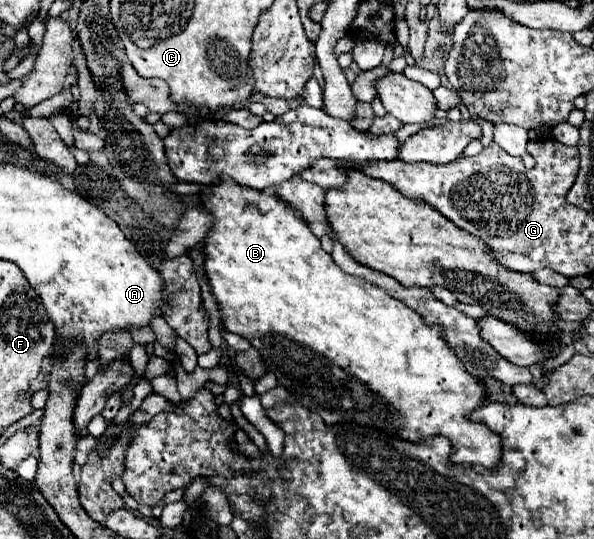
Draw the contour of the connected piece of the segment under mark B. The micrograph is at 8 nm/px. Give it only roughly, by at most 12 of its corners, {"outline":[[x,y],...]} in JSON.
{"outline":[[223,177],[203,273],[229,333],[325,425],[493,469],[441,327]]}

